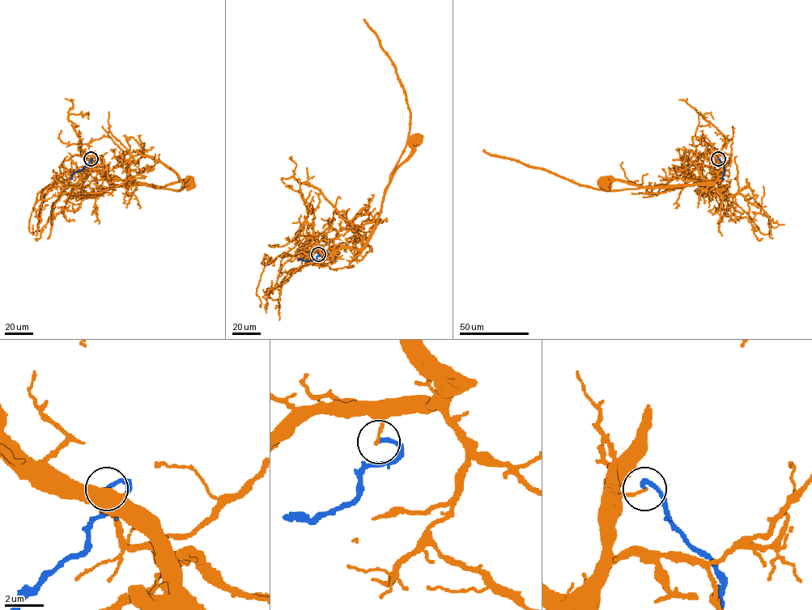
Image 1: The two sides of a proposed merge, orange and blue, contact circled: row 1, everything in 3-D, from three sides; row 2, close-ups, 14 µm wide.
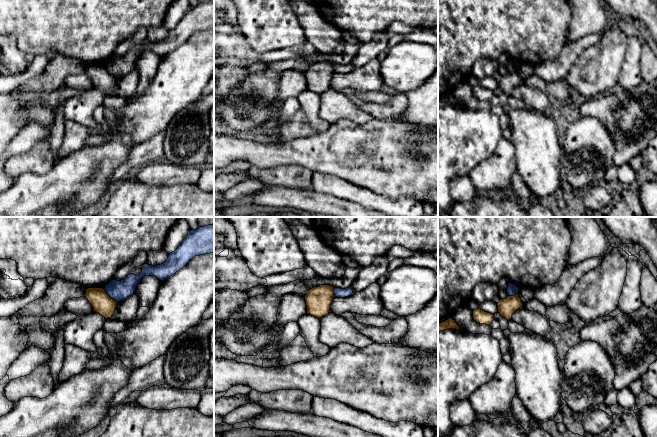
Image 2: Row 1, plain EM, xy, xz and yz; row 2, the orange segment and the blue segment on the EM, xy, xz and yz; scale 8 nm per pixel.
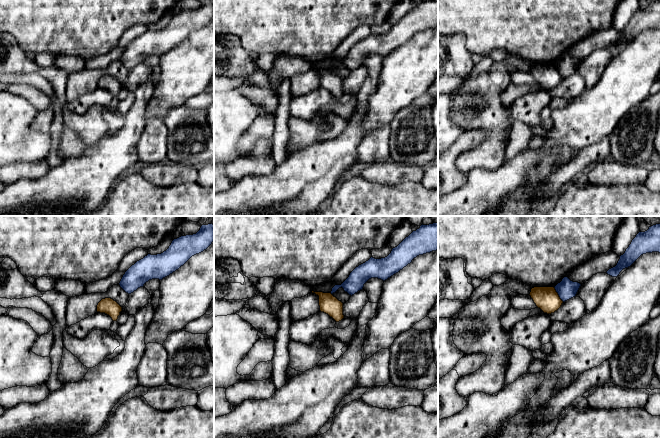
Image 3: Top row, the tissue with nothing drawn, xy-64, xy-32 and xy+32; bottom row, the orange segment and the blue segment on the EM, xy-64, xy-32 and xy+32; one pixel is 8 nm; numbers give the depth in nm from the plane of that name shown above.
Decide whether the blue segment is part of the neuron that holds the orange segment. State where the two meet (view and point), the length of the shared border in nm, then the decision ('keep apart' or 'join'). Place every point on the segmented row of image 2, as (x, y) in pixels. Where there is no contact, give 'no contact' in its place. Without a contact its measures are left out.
xy (109, 296) | 160 nm | keep apart

